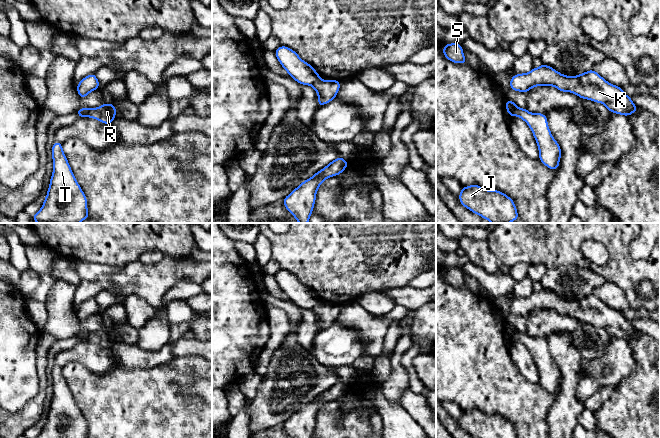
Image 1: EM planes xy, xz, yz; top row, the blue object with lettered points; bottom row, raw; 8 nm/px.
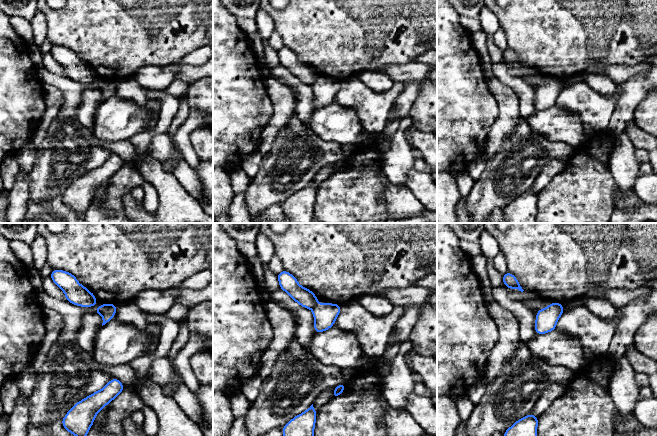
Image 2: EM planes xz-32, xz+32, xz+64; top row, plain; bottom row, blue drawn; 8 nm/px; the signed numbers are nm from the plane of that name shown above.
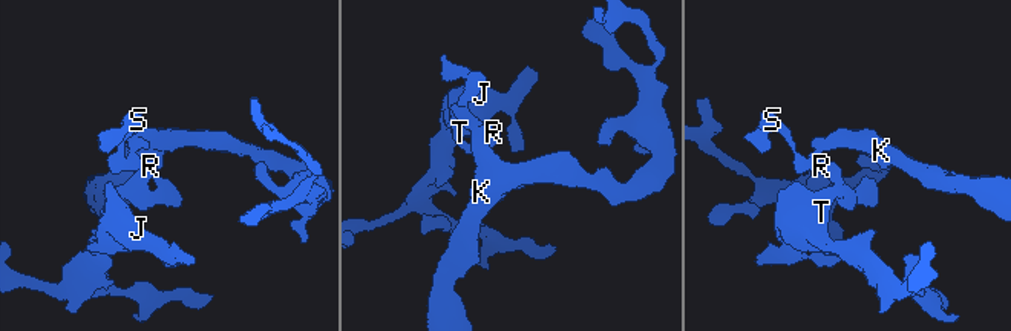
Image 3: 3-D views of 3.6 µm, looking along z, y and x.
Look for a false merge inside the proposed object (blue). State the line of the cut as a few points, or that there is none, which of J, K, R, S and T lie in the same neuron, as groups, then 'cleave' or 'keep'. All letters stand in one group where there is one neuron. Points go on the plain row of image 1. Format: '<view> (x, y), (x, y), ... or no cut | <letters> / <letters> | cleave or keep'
xz (320, 303), (311, 309) | J R T / K S | cleave

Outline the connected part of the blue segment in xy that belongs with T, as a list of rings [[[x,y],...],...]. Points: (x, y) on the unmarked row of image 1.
[[[55,365],[52,370],[53,397],[44,427],[36,438],[88,438],[87,422],[70,392],[62,368]]]

